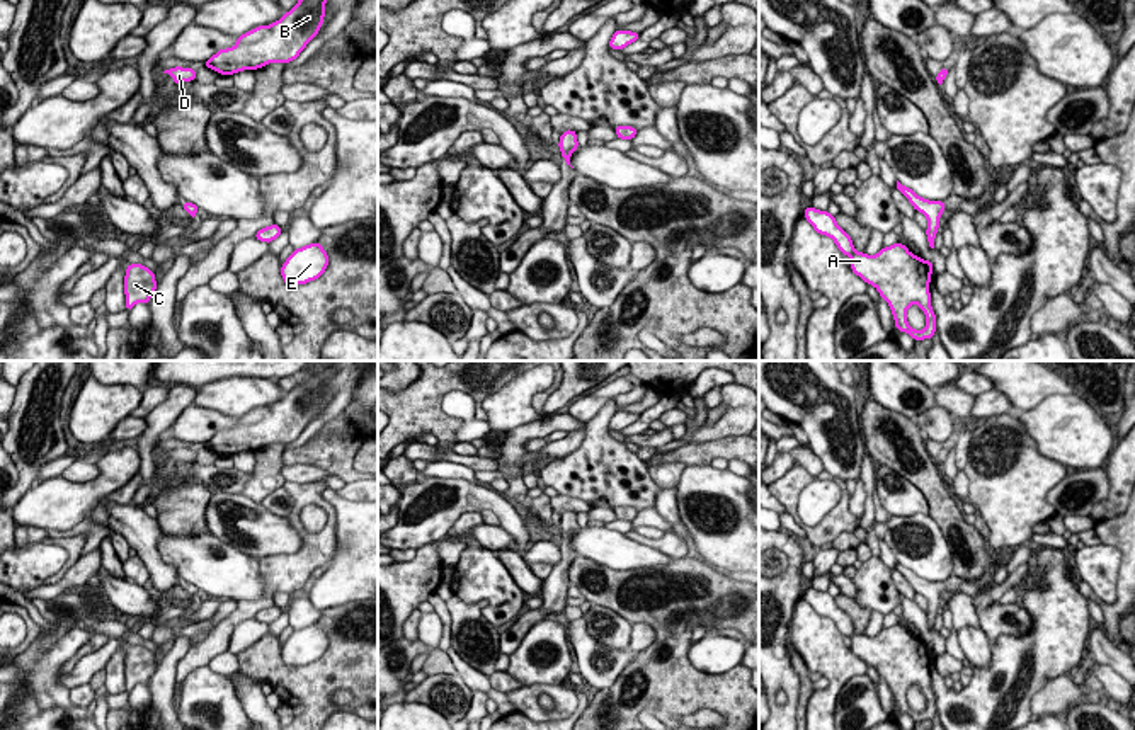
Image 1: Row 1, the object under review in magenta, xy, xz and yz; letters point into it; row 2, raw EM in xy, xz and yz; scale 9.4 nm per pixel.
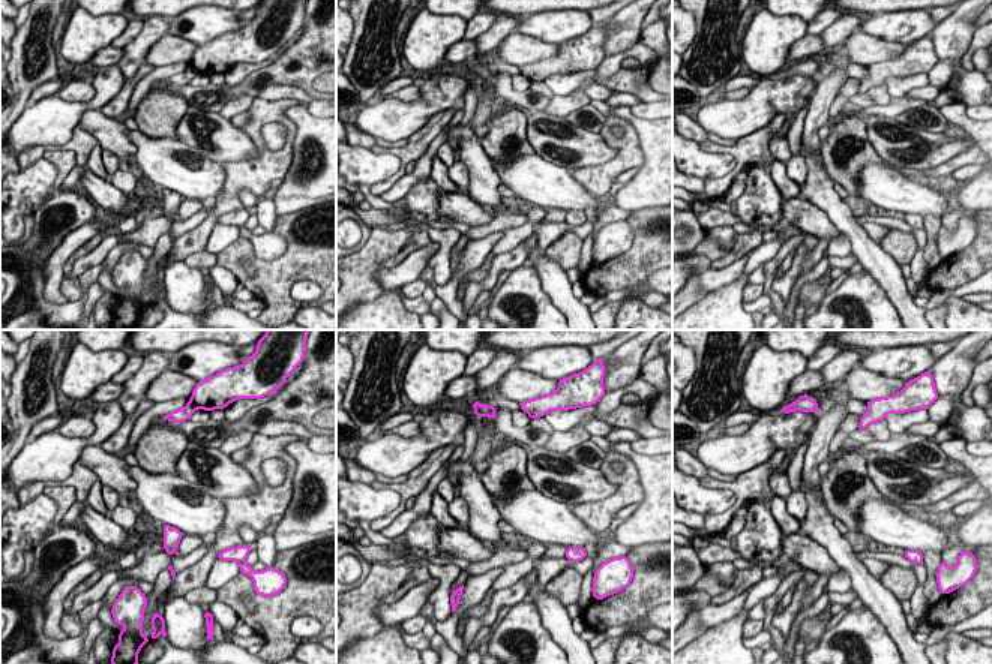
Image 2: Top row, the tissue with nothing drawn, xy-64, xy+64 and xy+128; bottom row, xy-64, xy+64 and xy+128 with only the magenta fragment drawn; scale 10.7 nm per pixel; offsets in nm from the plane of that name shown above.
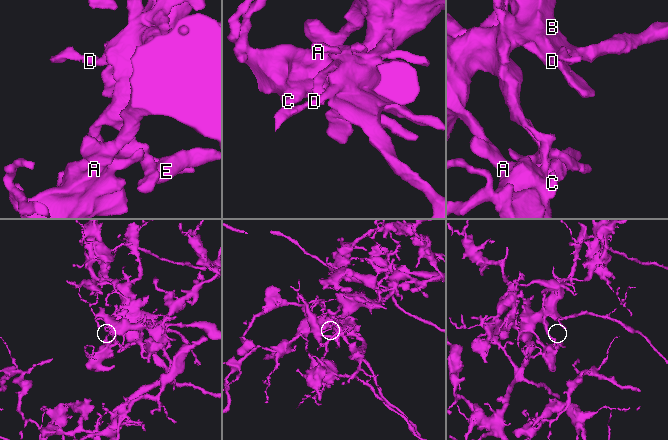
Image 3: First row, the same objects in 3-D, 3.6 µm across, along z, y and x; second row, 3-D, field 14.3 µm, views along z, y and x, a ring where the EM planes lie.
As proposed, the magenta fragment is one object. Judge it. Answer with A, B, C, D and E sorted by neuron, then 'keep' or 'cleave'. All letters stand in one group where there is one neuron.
A B C D E | keep

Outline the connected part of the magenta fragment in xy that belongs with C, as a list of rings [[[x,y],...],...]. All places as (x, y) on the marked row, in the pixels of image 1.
[[[129,264],[124,276],[126,310],[133,310],[136,303],[150,305],[157,286],[153,271],[141,264]]]

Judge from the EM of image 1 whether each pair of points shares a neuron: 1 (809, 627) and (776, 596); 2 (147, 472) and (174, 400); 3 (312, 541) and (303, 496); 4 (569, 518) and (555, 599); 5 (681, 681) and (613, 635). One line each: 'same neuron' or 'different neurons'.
1: different neurons
2: same neuron
3: same neuron
4: same neuron
5: different neurons

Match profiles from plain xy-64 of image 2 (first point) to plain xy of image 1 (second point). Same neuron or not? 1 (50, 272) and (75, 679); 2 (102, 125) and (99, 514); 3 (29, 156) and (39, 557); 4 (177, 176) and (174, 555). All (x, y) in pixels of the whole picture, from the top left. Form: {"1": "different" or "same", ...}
{"1": "different", "2": "different", "3": "different", "4": "same"}

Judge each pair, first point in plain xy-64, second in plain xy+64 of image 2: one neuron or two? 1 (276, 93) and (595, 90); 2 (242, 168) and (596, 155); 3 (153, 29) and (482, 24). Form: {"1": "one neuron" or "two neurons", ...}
{"1": "one neuron", "2": "two neurons", "3": "two neurons"}

